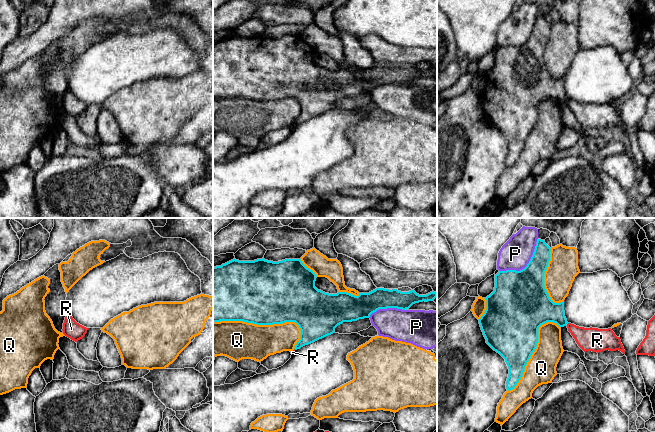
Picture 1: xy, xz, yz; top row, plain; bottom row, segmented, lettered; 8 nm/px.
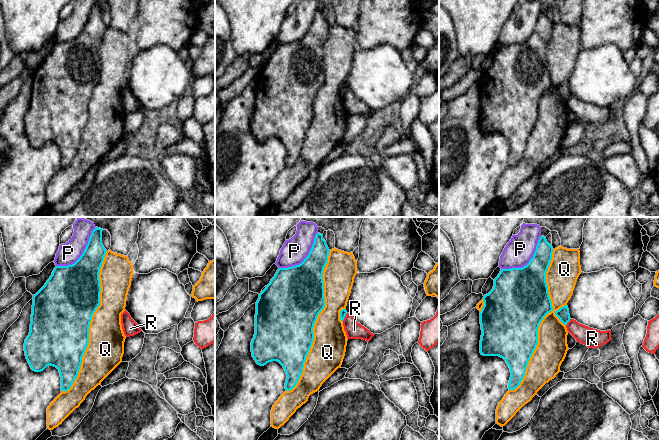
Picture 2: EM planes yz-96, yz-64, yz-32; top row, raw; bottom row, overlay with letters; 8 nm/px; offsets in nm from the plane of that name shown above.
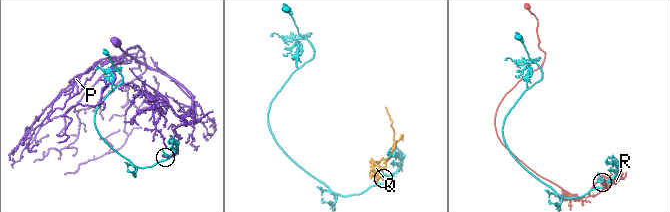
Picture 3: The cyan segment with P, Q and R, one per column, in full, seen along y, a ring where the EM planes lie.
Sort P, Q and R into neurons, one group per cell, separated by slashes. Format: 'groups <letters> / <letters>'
groups P / Q / R

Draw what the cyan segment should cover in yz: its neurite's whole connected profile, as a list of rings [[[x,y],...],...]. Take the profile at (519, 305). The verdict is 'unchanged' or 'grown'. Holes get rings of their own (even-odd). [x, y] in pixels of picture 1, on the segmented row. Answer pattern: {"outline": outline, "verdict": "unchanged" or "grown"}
{"outline": [[[537,239],[533,255],[527,266],[520,271],[499,271],[495,275],[494,291],[485,298],[486,310],[479,319],[479,324],[486,343],[505,359],[509,369],[506,381],[506,389],[509,391],[514,389],[521,379],[525,366],[536,349],[539,327],[547,322],[556,323],[559,327],[564,327],[568,324],[565,317],[564,302],[554,303],[544,287],[544,273],[550,261],[550,252],[551,248],[545,241]]], "verdict": "unchanged"}

